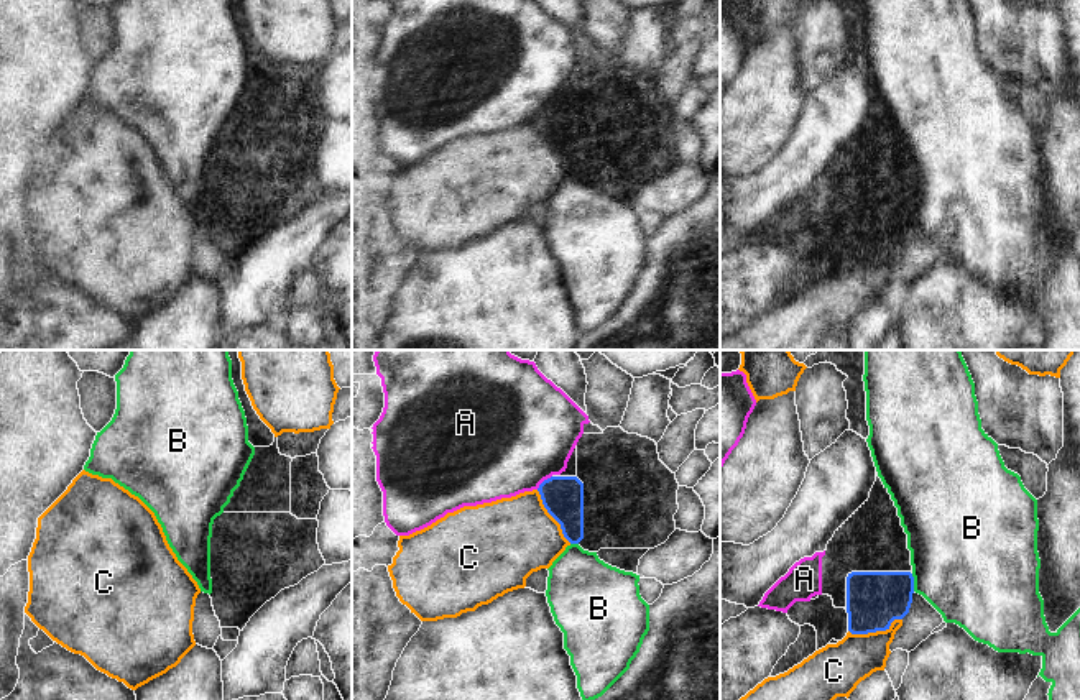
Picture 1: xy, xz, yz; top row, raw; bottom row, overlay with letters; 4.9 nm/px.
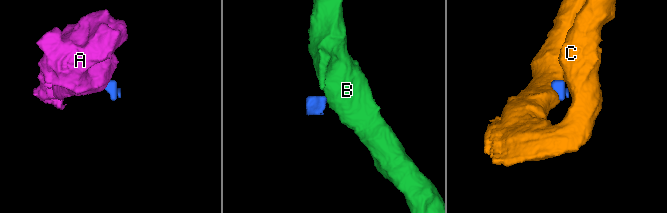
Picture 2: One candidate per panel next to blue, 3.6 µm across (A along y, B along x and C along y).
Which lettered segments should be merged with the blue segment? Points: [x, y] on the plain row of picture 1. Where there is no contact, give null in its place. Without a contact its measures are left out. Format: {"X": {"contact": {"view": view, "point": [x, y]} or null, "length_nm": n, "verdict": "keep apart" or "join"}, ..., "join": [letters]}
{"A": {"contact": {"view": "xz", "point": [543, 114]}, "length_nm": 100, "verdict": "keep apart"}, "B": {"contact": {"view": "yz", "point": [913, 214]}, "length_nm": 90, "verdict": "keep apart"}, "C": {"contact": {"view": "yz", "point": [875, 263]}, "length_nm": 280, "verdict": "join"}, "join": ["C"]}

